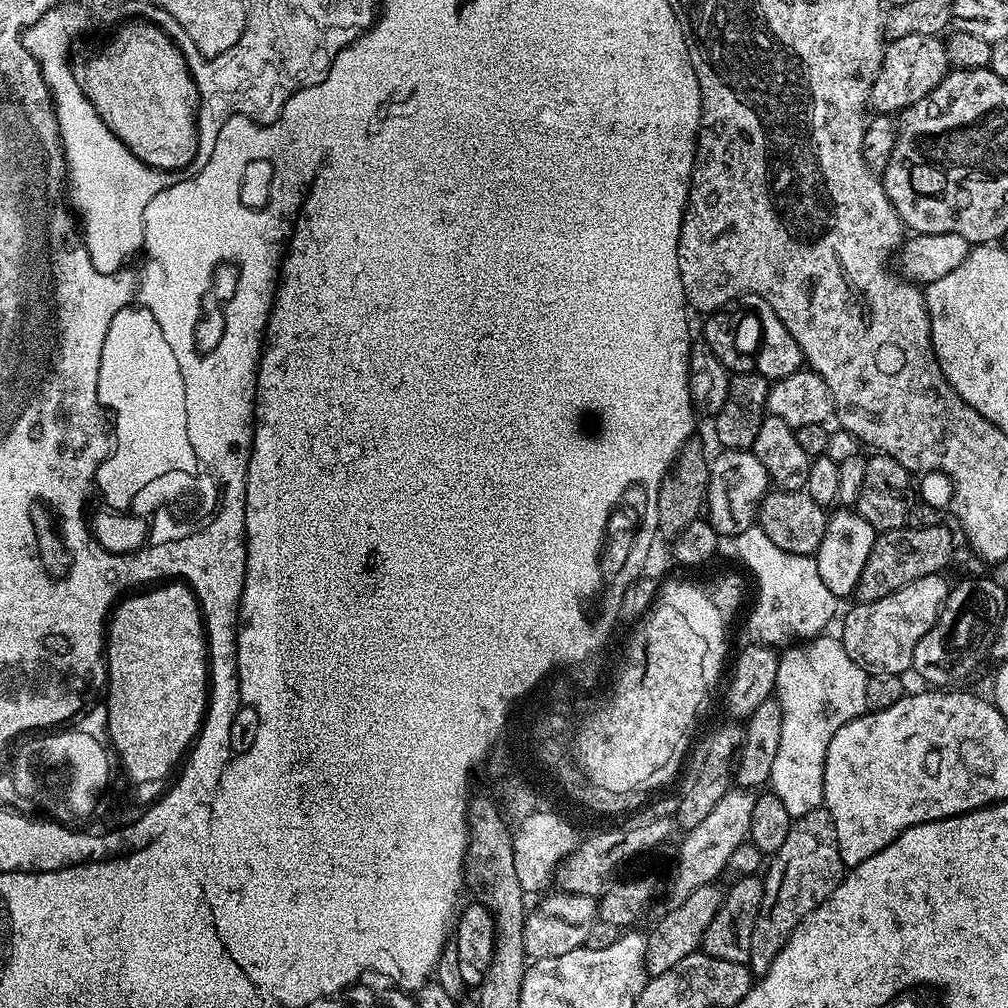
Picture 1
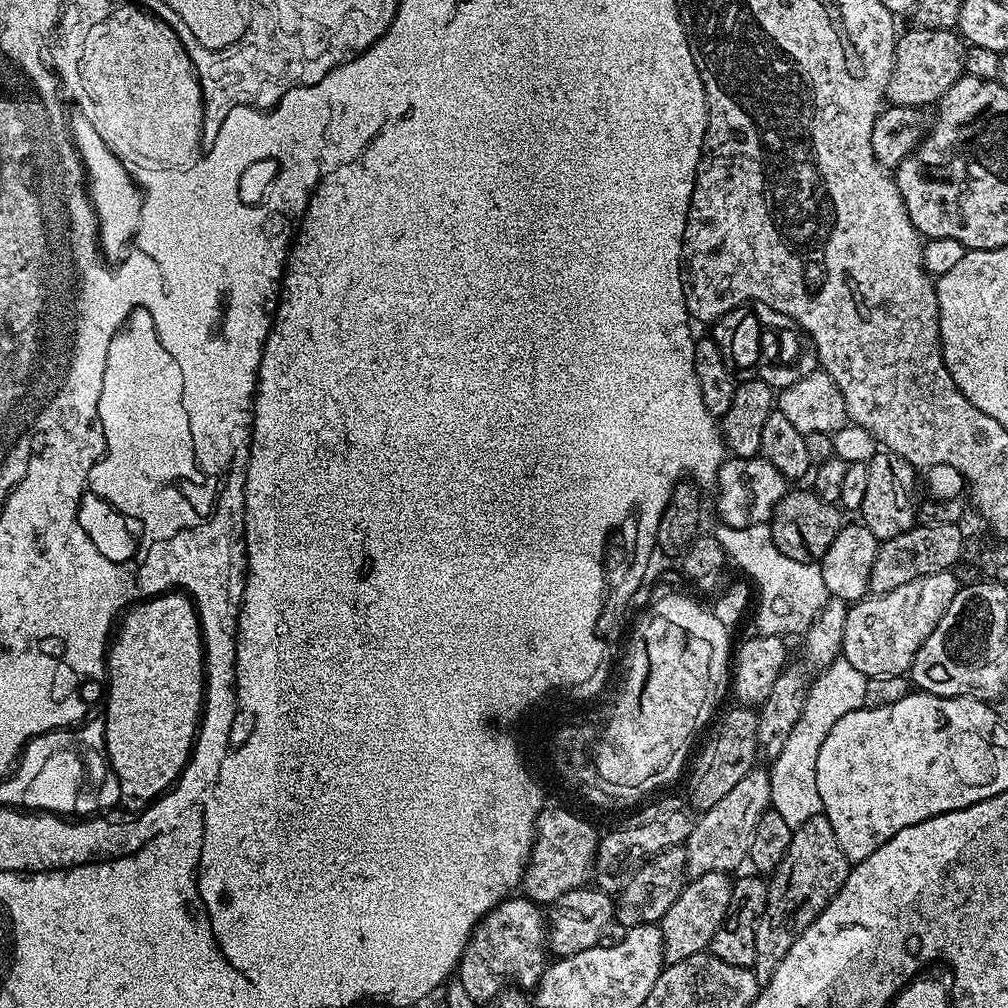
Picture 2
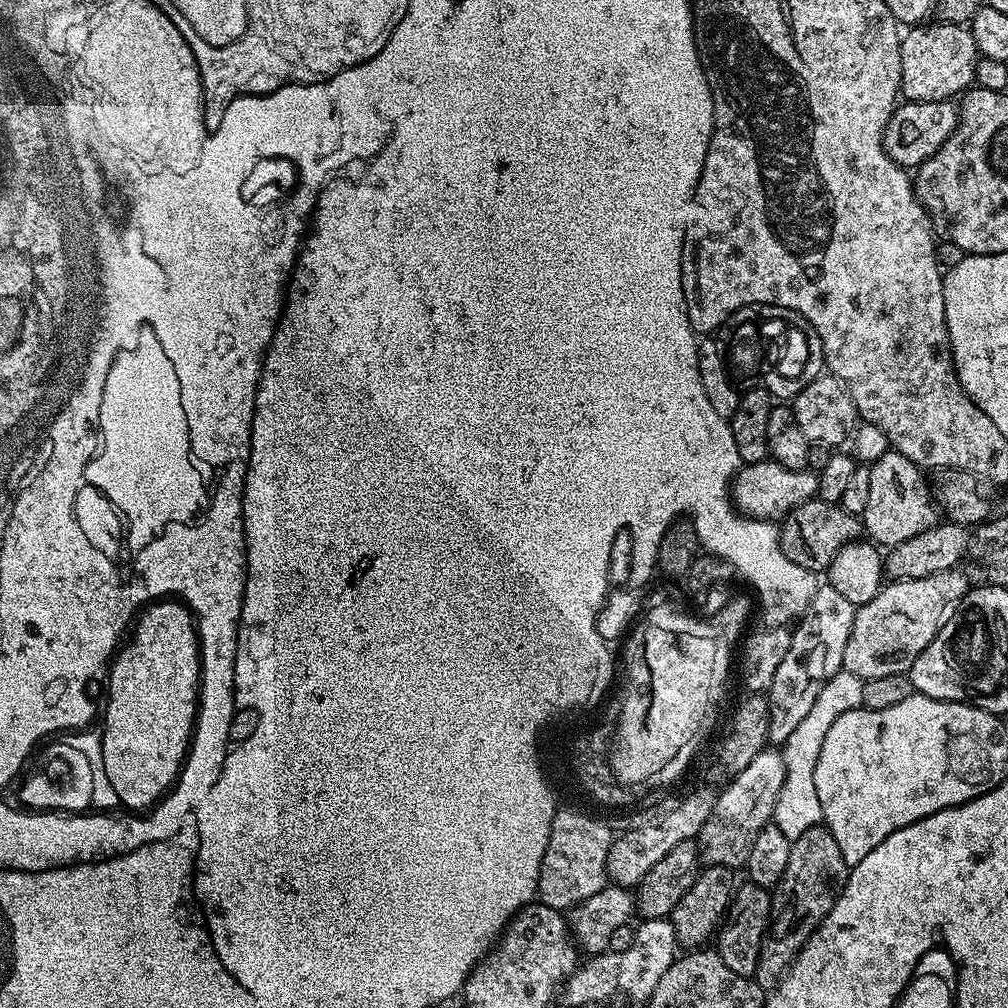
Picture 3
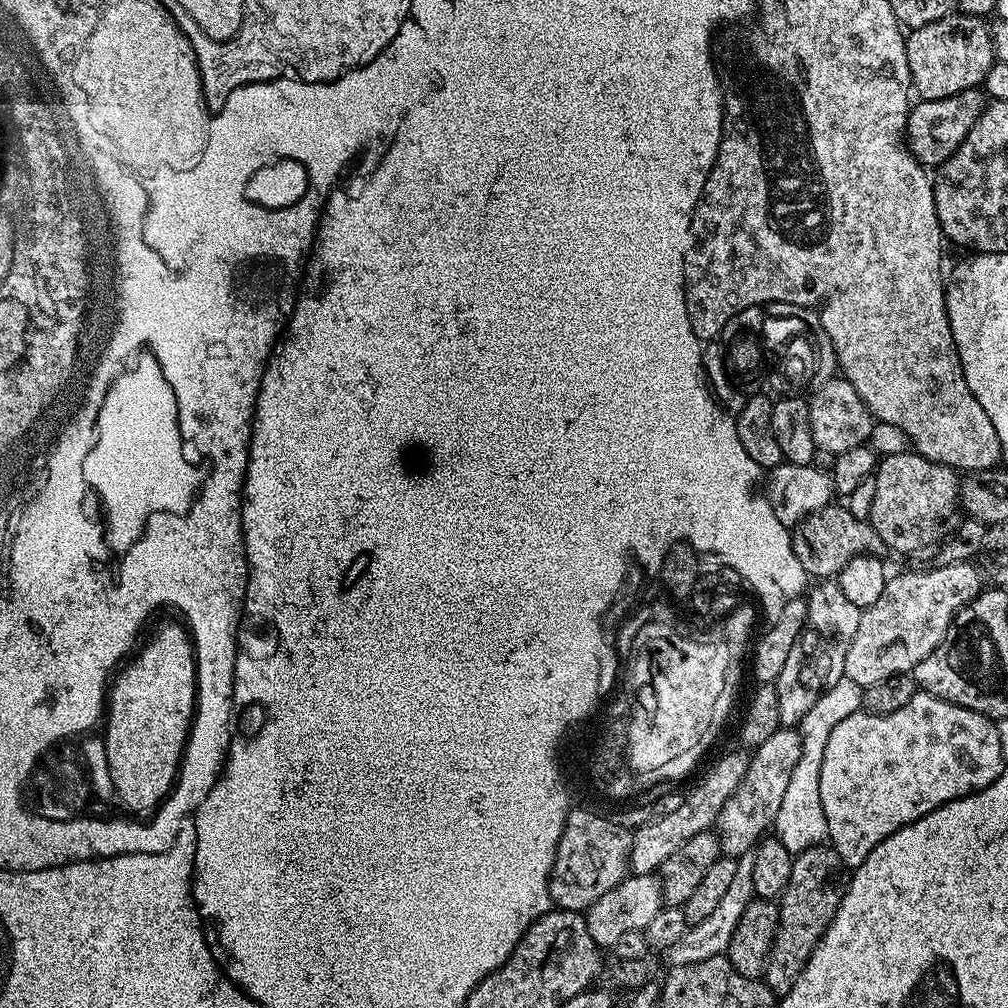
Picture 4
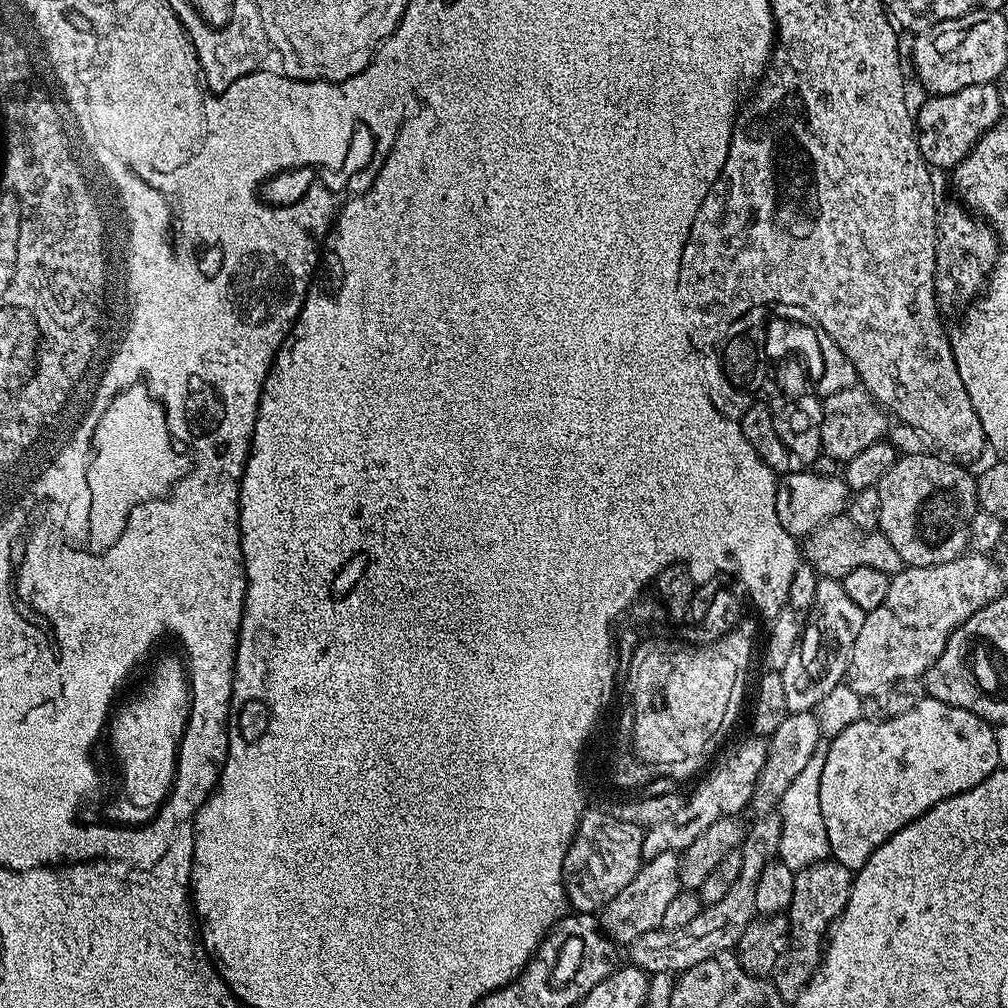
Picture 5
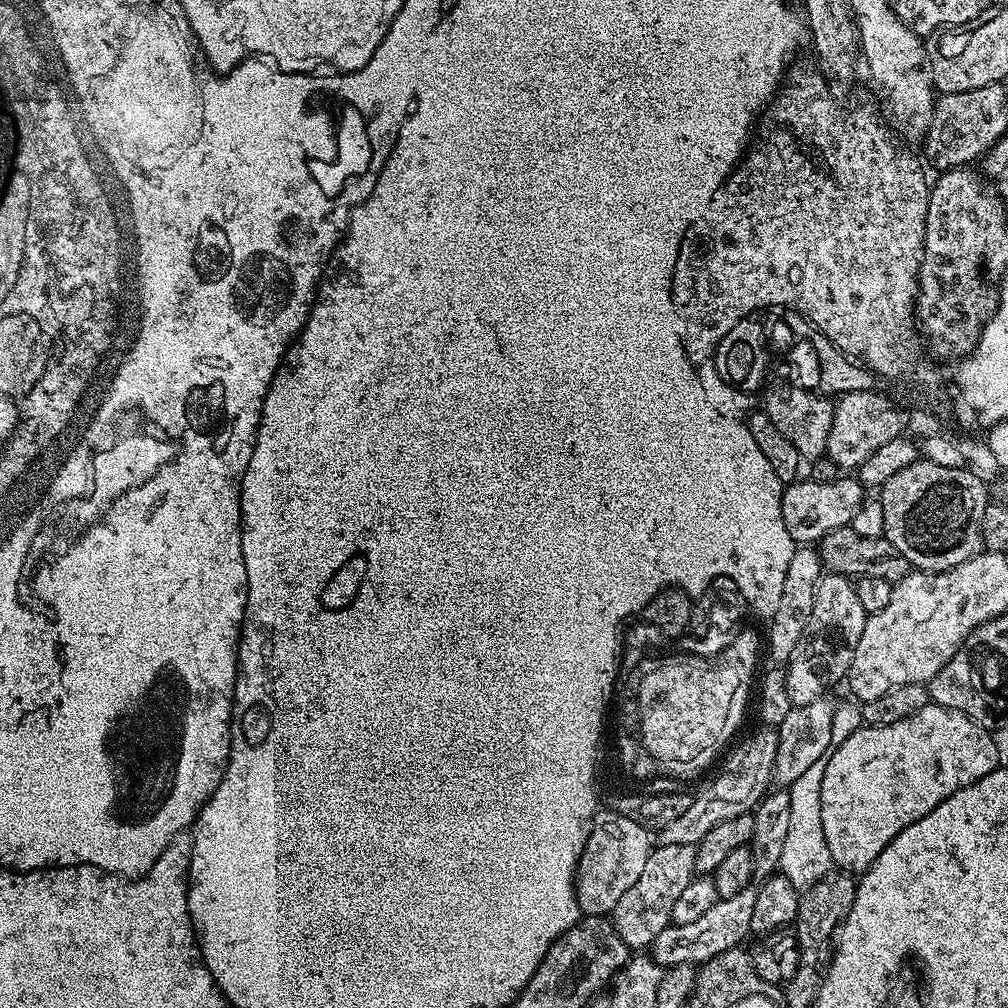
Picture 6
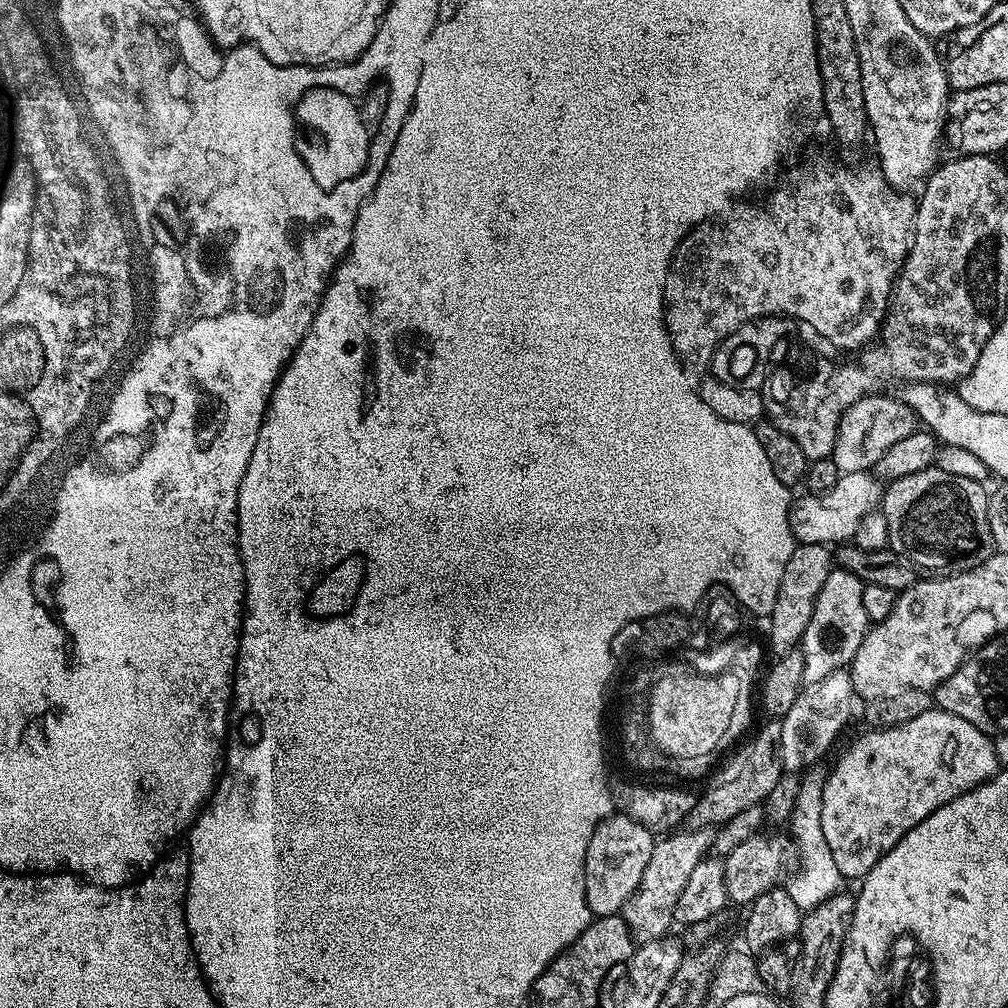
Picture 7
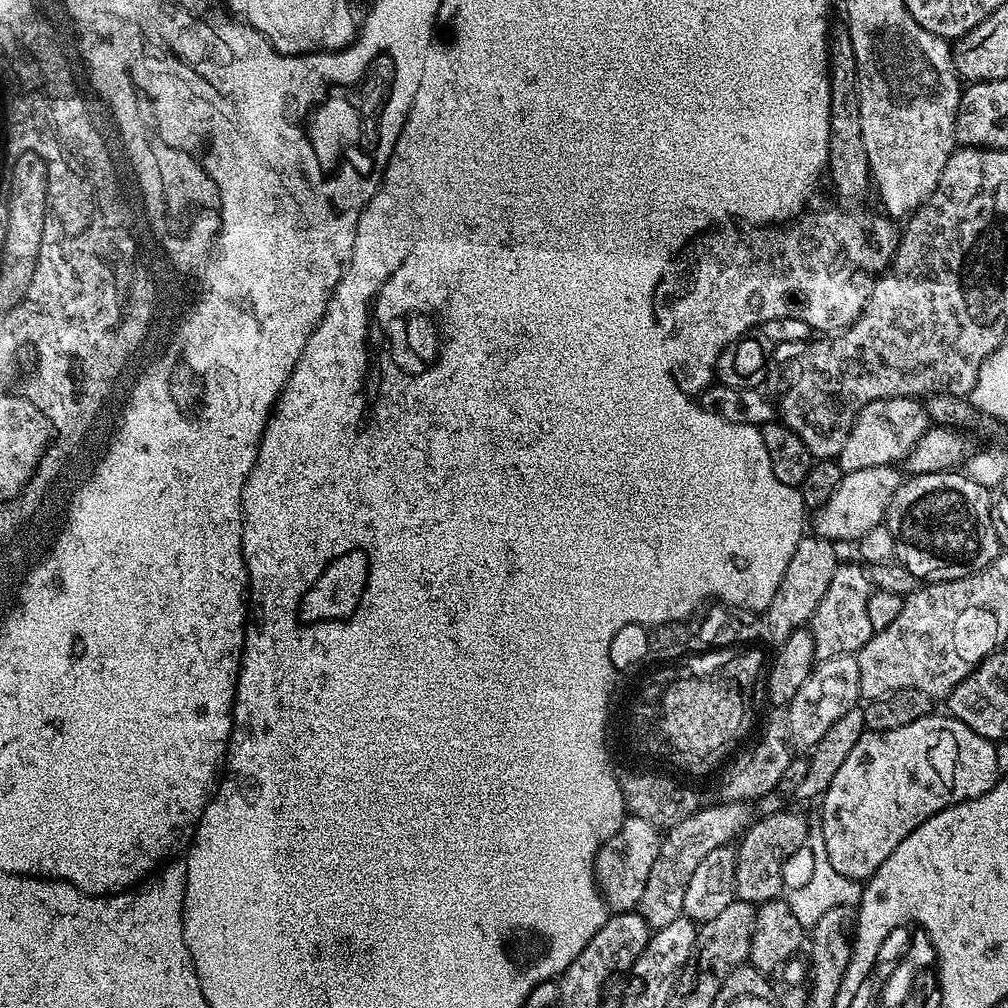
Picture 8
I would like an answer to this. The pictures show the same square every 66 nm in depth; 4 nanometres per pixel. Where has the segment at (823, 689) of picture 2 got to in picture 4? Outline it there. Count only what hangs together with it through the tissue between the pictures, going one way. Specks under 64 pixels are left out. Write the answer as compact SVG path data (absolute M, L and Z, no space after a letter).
M842 679L820 695L818 702L806 710L799 722L802 754L798 758L798 766L794 766L794 774L790 774L790 786L786 786L786 794L782 797L782 807L778 809L774 825L775 839L780 840L782 846L786 846L786 850L793 854L823 845L828 840L826 814L822 814L822 794L818 794L818 782L822 778L822 754L826 754L830 730L834 730L842 718L850 718L850 714L861 711L863 703L864 689Z

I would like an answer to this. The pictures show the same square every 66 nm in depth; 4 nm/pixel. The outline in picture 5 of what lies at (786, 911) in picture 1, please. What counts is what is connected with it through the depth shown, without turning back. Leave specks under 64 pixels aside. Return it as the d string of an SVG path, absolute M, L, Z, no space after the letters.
M831 858L806 866L796 873L794 898L790 898L790 906L786 913L790 933L788 951L774 973L777 992L784 999L785 1005L795 1005L796 999L820 967L830 929L844 912L846 902L850 898L853 879L853 869L842 866Z

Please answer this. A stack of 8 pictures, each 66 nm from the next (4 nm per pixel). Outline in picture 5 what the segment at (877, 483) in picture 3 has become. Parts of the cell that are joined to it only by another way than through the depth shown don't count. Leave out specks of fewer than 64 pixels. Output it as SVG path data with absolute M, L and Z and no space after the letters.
M940 454L901 455L881 478L878 485L882 505L879 531L890 538L890 546L902 554L905 565L914 568L938 566L969 551L970 522L978 510L977 477L971 476L964 467L963 463Z

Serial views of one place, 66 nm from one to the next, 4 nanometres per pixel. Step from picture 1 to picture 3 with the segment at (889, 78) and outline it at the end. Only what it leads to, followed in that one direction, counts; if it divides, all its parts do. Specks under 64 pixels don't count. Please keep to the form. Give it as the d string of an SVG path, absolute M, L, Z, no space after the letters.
M924 22L919 26L909 27L903 33L900 41L902 54L900 86L905 101L952 100L973 87L978 53L971 27L947 22L935 23Z

